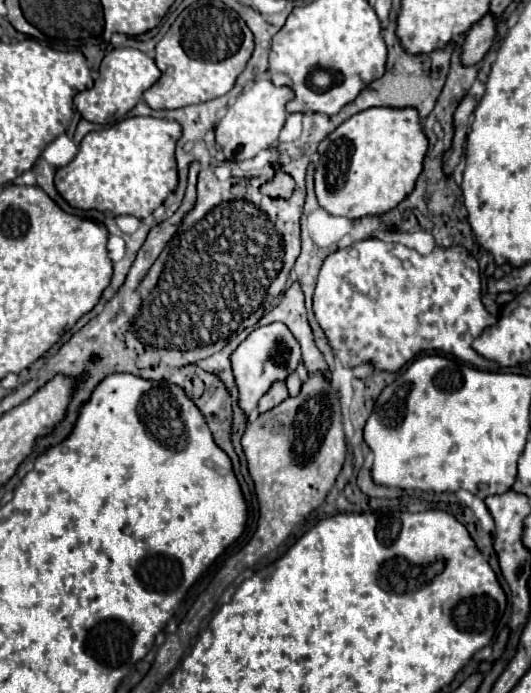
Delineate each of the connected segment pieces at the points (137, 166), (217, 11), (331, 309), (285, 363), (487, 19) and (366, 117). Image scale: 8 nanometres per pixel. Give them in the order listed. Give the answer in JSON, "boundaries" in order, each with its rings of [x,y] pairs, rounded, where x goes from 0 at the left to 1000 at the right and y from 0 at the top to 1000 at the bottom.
{"boundaries":[[[[243,169],[220,180],[164,192],[149,209],[141,229],[107,244],[104,270],[115,284],[141,302],[183,302],[205,304],[213,310],[250,310],[258,316],[277,316],[311,284],[333,270],[333,241],[330,241],[330,206],[341,198],[341,180],[333,175],[292,172],[292,169]]],[[[412,1],[363,4],[337,19],[315,51],[296,62],[292,91],[303,111],[269,134],[269,143],[284,157],[341,157],[416,140],[435,131],[473,76],[476,48],[435,10]]],[[[687,345],[661,356],[638,359],[623,365],[605,385],[589,426],[589,449],[597,466],[612,475],[623,504],[653,530],[672,530],[687,521],[702,521],[706,532],[751,535],[782,512],[797,506],[819,506],[849,509],[902,532],[944,532],[940,524],[906,515],[887,501],[891,489],[898,489],[936,460],[917,452],[906,437],[906,400],[898,377],[879,365],[876,356],[864,354],[846,359],[823,356],[812,368],[793,368],[755,351]]],[[[507,466],[484,472],[435,512],[439,538],[450,556],[454,590],[469,599],[484,587],[484,579],[507,564],[507,558],[518,550],[537,550],[540,541],[559,532],[563,521],[567,521],[567,501],[559,498],[552,481],[544,481],[544,472],[537,466]]],[[[917,19],[879,48],[879,56],[872,65],[872,82],[868,82],[872,91],[876,94],[902,91],[921,74],[921,68],[928,65],[932,48],[936,48],[936,27],[928,25],[928,19]]],[[[699,154],[665,166],[601,209],[605,229],[593,244],[601,296],[616,307],[653,316],[718,310],[748,299],[782,270],[804,209],[789,163],[778,154]]]]}

